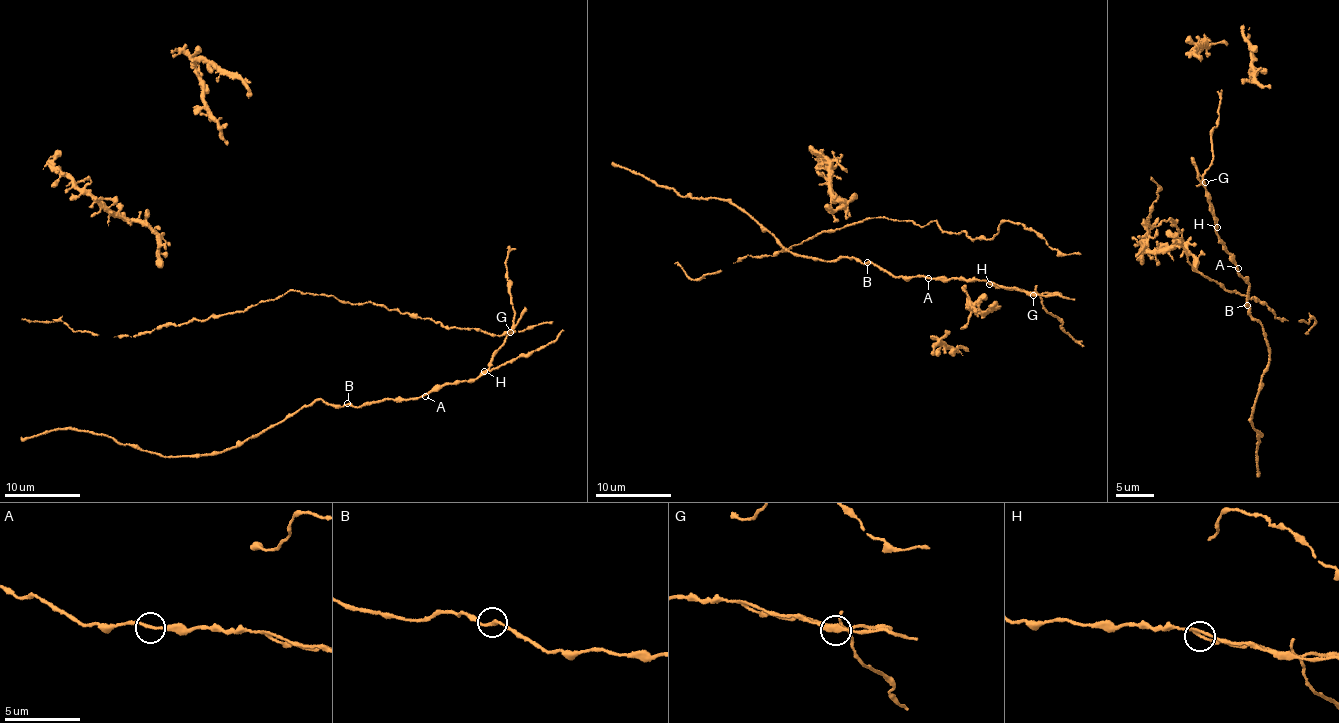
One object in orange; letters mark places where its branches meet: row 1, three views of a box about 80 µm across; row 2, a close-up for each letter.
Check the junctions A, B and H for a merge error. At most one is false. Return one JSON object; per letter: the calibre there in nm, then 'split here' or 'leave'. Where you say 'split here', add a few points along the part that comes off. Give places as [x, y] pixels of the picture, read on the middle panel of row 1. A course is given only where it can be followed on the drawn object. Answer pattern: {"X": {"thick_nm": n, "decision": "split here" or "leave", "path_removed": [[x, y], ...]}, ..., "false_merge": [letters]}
{"A": {"thick_nm": 180, "decision": "leave"}, "B": {"thick_nm": 190, "decision": "leave"}, "H": {"thick_nm": 180, "decision": "split here", "path_removed": [[989, 284], [1040, 296], [1045, 309], [1061, 319], [1063, 331], [1084, 345]]}, "false_merge": ["H"]}

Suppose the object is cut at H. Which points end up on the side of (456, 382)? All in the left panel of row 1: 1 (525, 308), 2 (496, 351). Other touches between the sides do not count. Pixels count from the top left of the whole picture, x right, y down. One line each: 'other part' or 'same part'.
1: other part
2: other part

